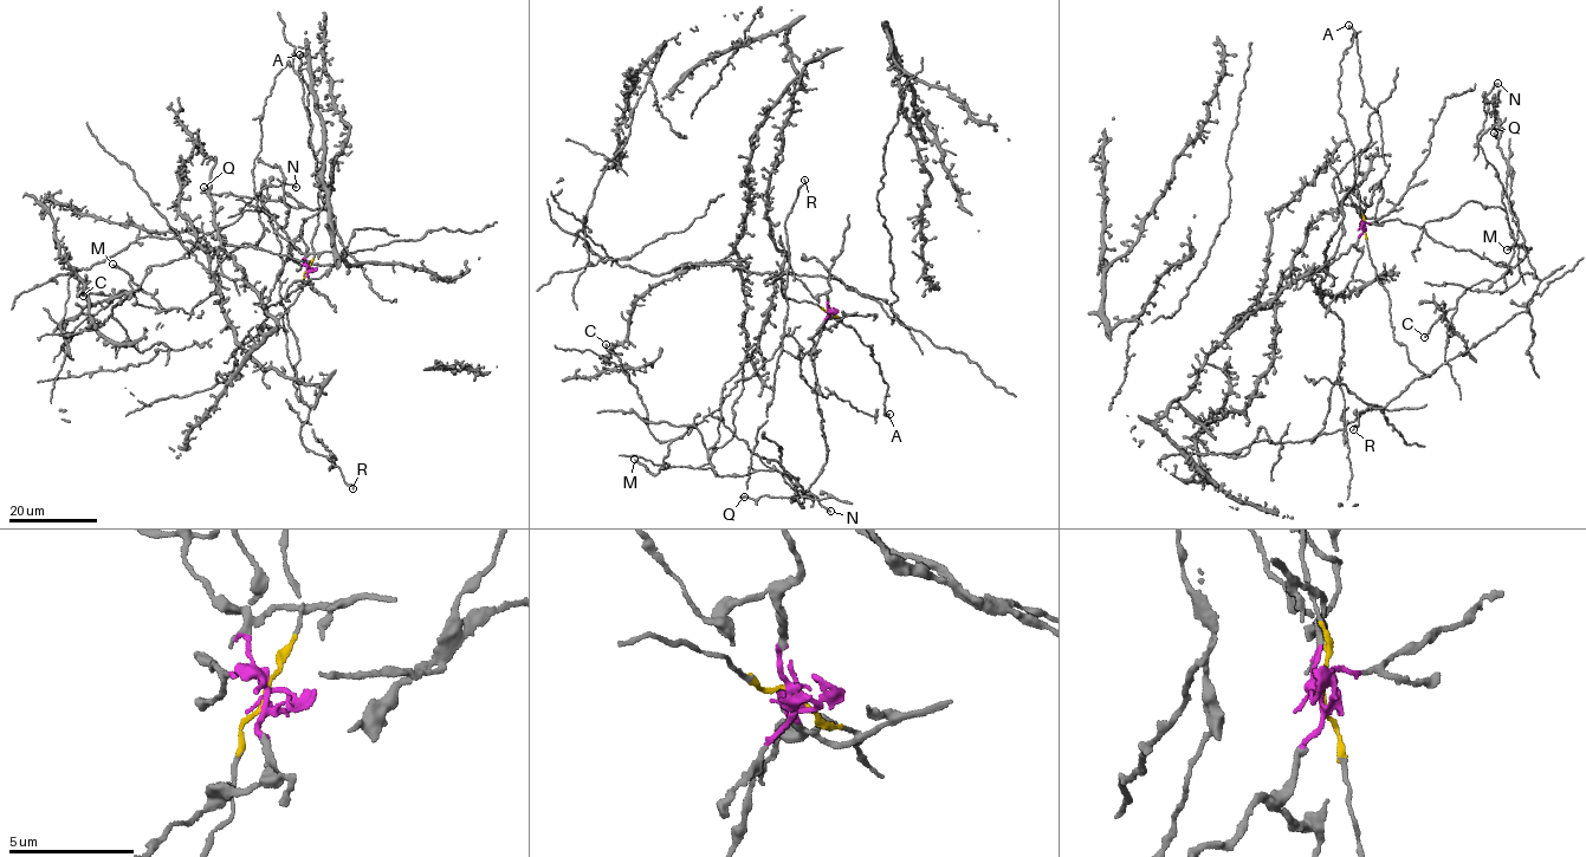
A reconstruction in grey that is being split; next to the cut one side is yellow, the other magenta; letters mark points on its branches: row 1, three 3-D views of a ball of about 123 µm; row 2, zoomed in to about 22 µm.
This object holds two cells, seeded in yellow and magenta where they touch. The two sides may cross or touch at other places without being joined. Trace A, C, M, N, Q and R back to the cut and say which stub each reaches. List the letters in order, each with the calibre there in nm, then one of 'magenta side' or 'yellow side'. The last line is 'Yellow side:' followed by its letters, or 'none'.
A: 200 nm | yellow side
C: 140 nm | magenta side
M: 200 nm | magenta side
N: 180 nm | magenta side
Q: 130 nm | magenta side
R: 130 nm | yellow side
Yellow side: A, R

